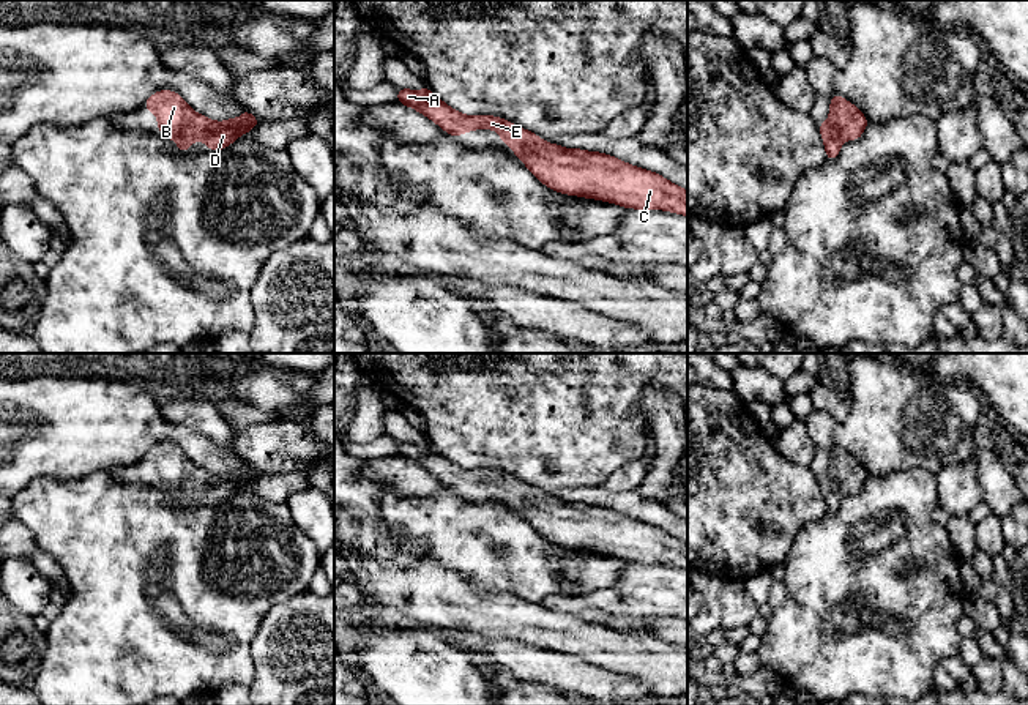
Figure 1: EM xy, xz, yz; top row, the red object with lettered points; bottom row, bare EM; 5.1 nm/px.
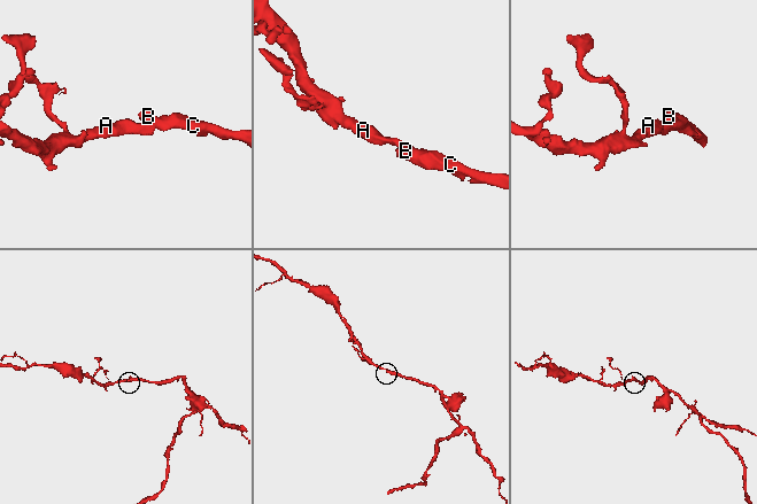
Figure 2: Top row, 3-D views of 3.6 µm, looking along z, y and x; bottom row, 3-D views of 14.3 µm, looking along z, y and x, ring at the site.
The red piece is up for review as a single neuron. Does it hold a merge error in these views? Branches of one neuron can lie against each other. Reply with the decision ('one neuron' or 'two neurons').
one neuron

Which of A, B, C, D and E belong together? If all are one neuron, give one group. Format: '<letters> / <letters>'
A B C D E

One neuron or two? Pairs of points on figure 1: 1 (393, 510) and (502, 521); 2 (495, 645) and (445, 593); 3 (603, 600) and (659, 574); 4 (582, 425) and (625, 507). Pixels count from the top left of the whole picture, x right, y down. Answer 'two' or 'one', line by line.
1: one
2: two
3: one
4: two

